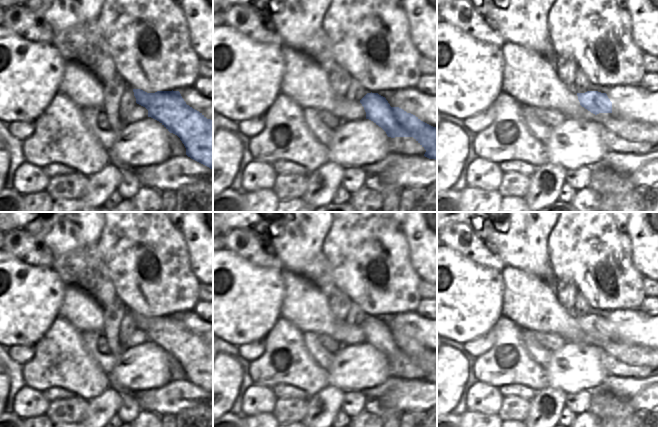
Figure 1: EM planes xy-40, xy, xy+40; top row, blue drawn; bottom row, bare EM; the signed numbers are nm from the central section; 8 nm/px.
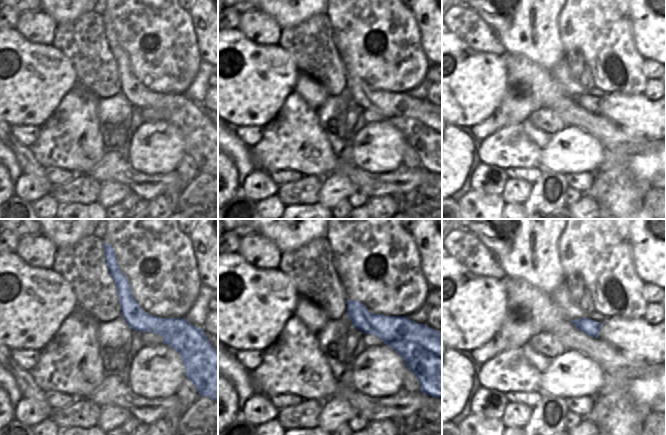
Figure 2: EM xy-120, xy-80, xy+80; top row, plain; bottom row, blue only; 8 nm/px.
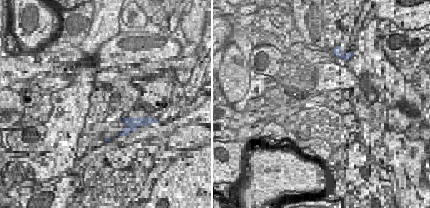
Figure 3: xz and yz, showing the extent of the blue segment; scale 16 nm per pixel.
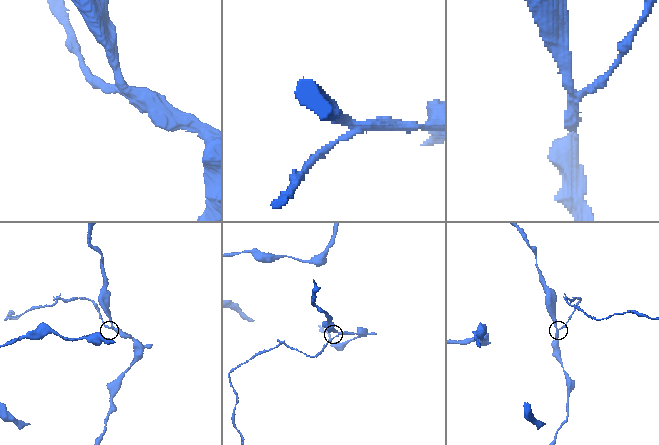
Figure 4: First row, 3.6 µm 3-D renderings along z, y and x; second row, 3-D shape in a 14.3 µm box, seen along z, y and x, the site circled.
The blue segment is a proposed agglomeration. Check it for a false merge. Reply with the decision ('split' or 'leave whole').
split

